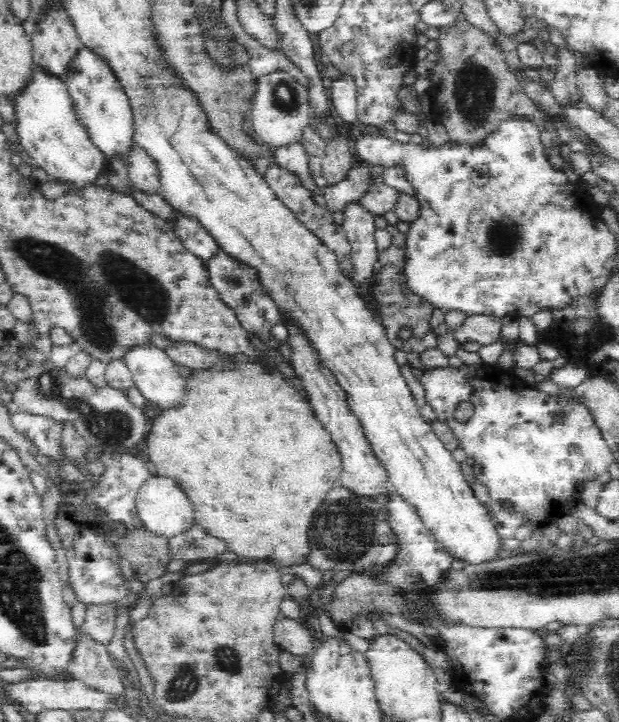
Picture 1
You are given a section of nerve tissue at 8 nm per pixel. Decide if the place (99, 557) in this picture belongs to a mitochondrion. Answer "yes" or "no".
no

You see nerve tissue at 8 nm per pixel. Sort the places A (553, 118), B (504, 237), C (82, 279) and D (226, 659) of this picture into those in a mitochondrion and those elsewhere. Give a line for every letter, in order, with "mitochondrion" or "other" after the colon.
A: other
B: mitochondrion
C: mitochondrion
D: mitochondrion

